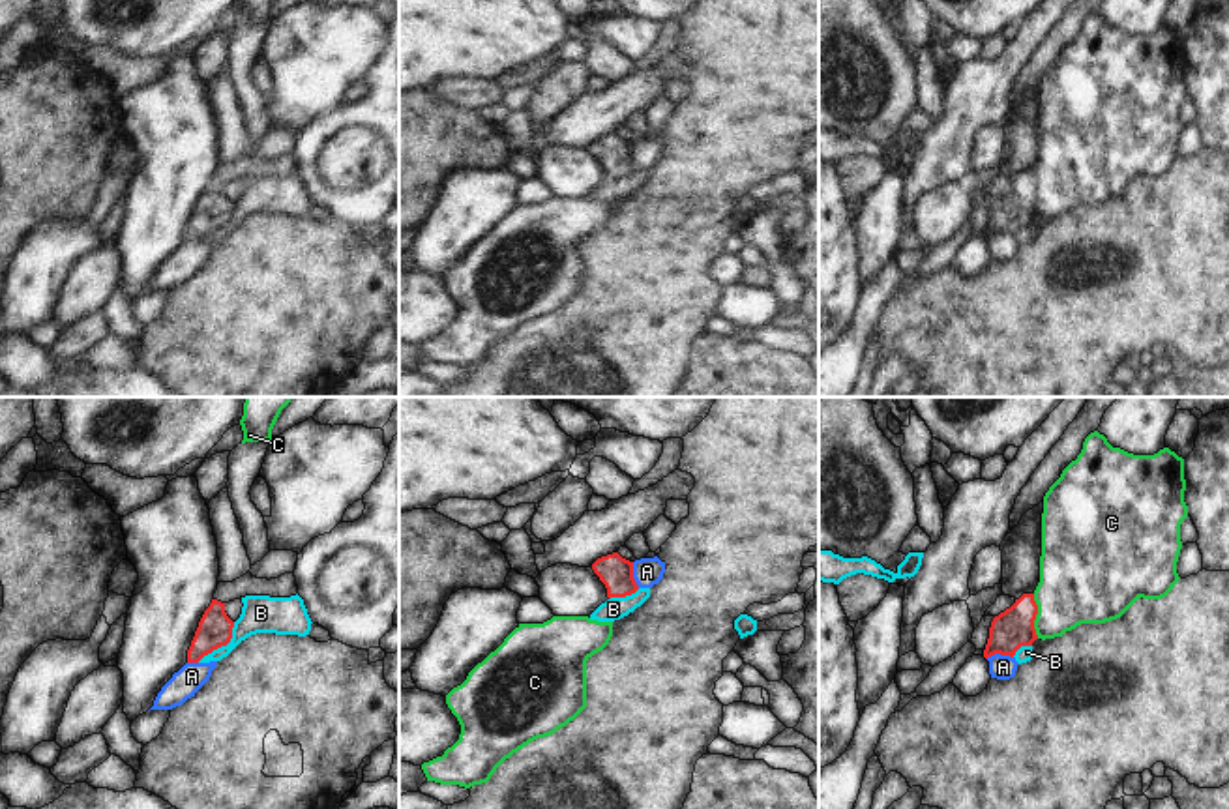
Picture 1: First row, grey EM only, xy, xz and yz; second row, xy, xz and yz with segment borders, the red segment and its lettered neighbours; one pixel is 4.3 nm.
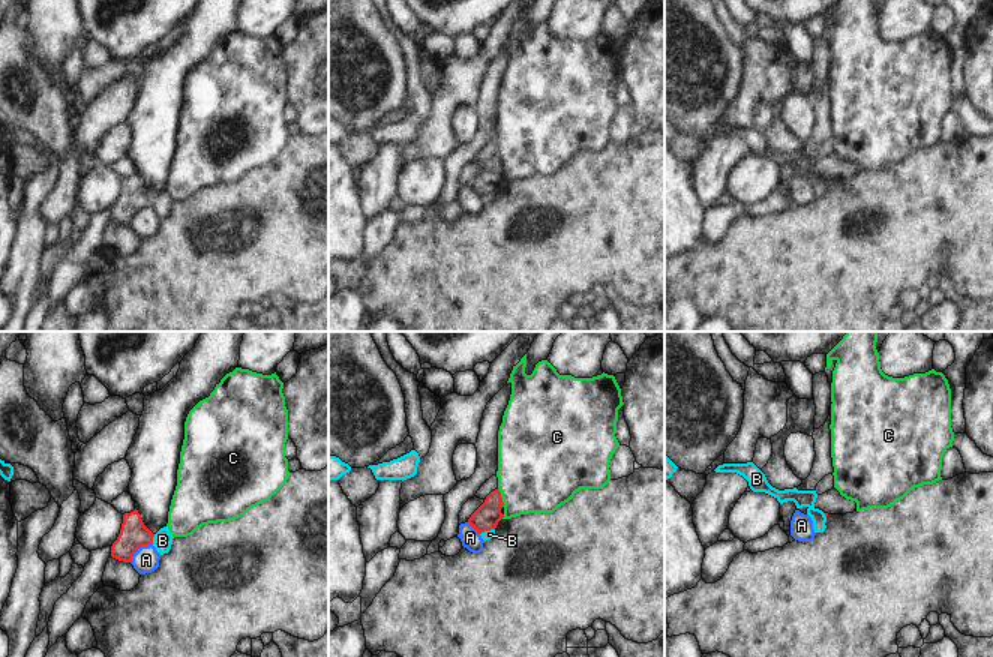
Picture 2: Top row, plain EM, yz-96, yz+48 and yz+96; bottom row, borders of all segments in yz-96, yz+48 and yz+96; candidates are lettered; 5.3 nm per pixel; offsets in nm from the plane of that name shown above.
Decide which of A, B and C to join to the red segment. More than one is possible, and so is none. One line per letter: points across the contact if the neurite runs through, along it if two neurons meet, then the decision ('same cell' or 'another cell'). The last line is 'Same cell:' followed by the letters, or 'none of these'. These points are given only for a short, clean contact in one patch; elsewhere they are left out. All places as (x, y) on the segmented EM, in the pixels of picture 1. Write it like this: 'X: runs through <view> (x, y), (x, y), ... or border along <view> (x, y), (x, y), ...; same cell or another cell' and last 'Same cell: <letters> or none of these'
A: another cell
B: border along xy (235, 622), (231, 639), (197, 661); another cell
C: border along yz (1033, 594), (1036, 605), (1035, 633), (1038, 637); another cell
Same cell: none of these

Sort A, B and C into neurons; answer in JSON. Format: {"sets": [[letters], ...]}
{"sets": [["A"], ["B"], ["C"]]}

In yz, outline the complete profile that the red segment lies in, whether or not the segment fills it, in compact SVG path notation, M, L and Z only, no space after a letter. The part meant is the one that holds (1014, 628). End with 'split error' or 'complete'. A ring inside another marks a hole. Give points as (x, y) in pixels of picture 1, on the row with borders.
M1023 594L1015 603L993 618L984 657L995 654L1014 657L1021 646L1032 646L1038 639L1034 620L1038 605L1034 594Z | complete

